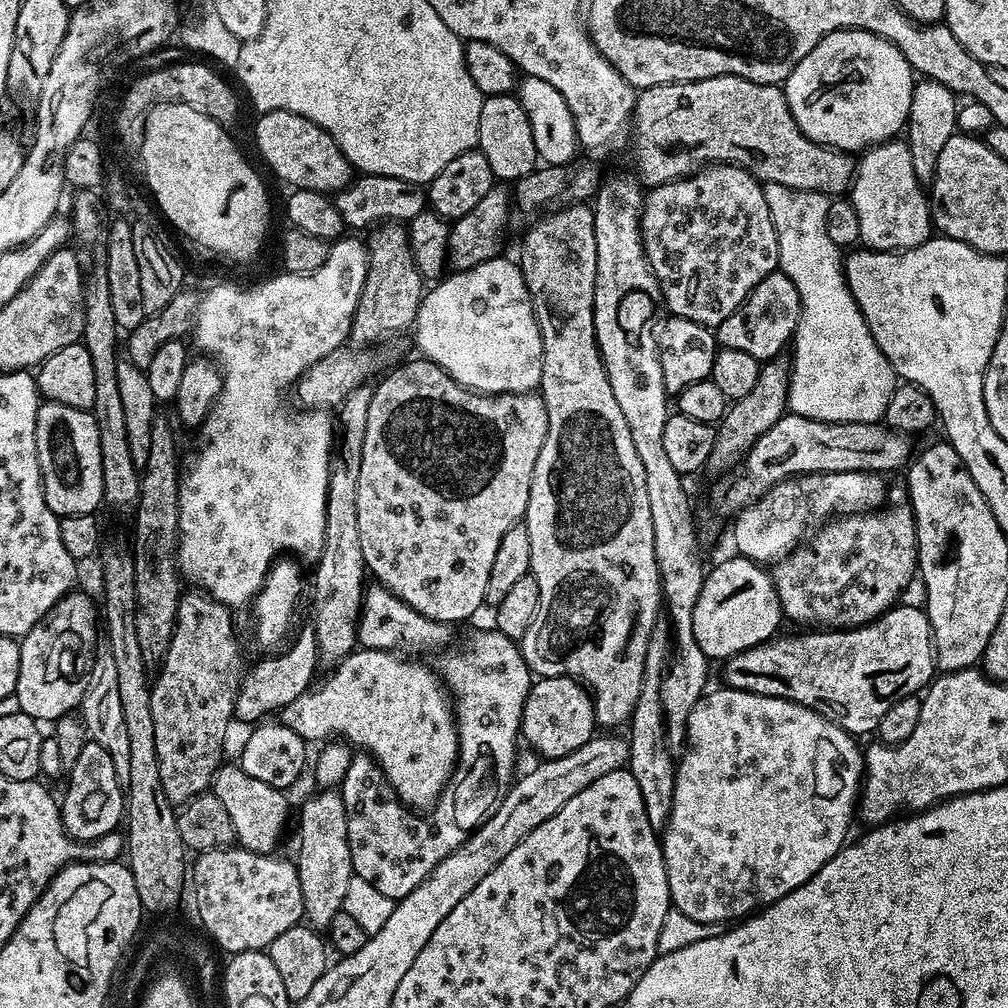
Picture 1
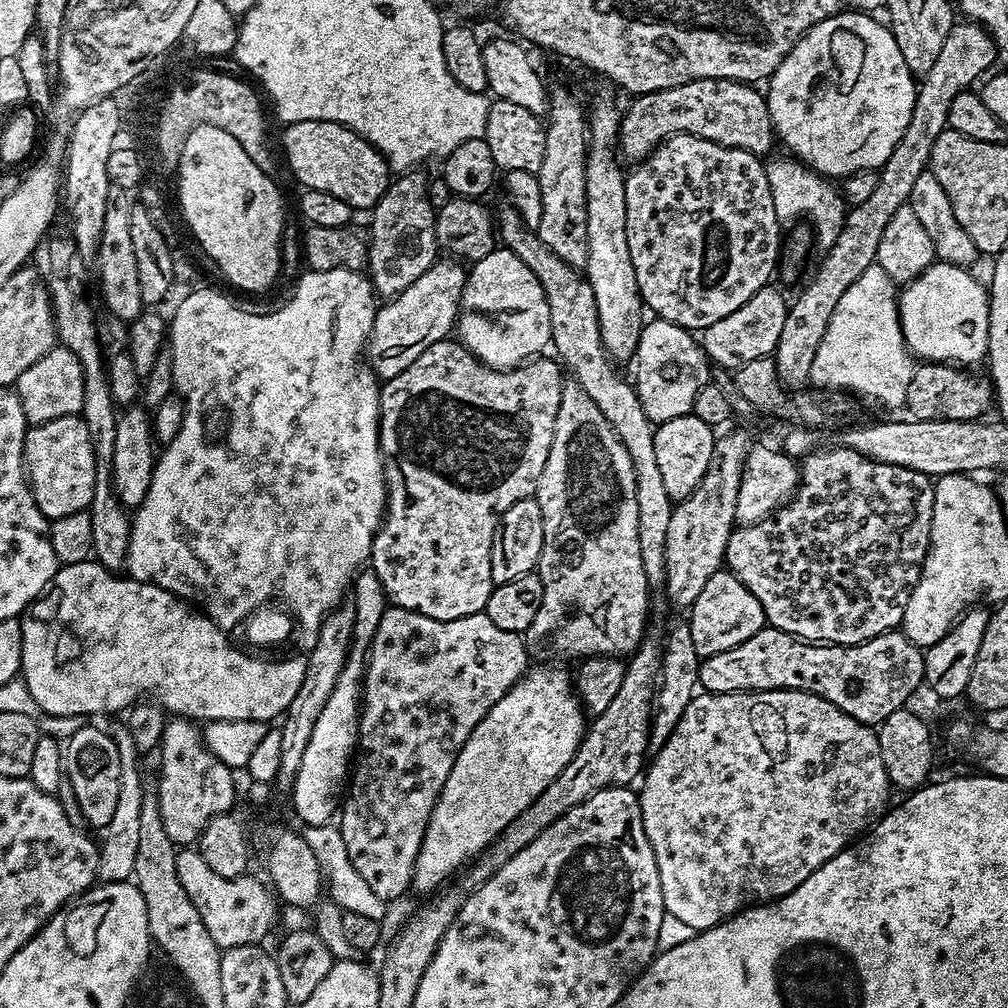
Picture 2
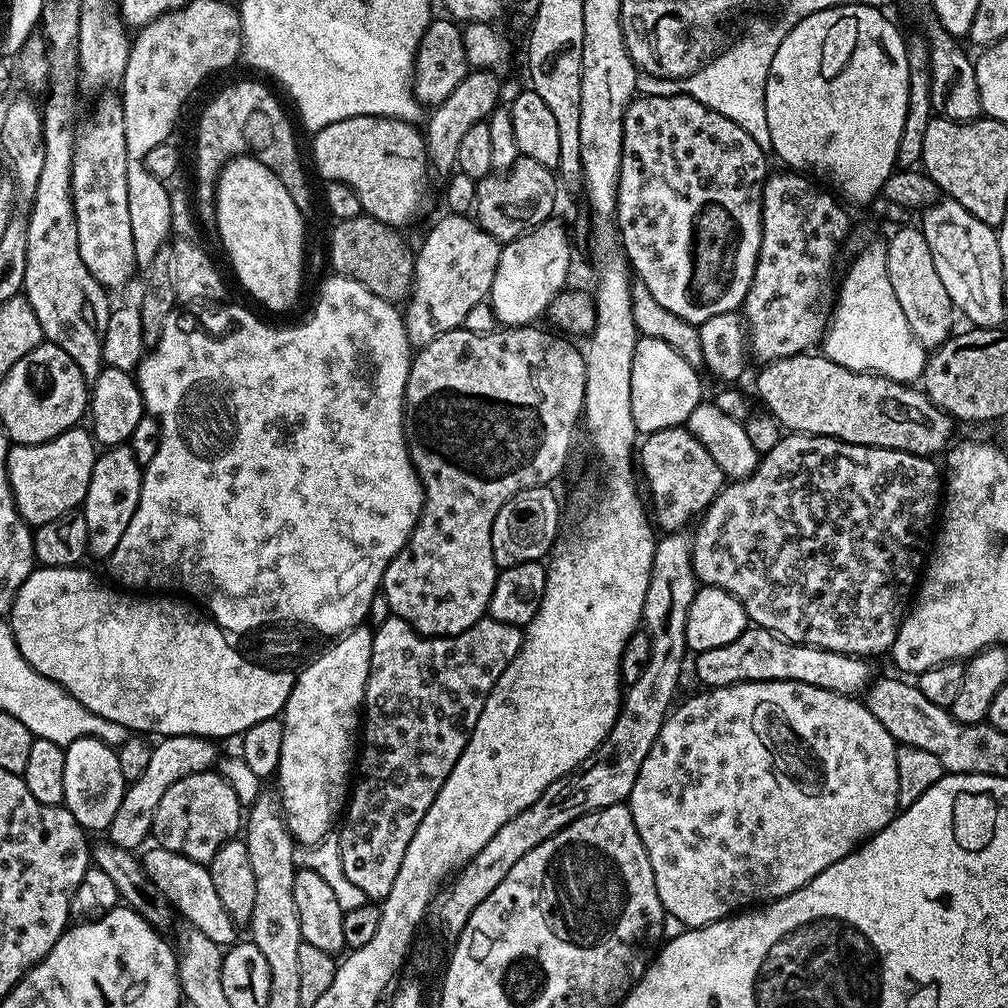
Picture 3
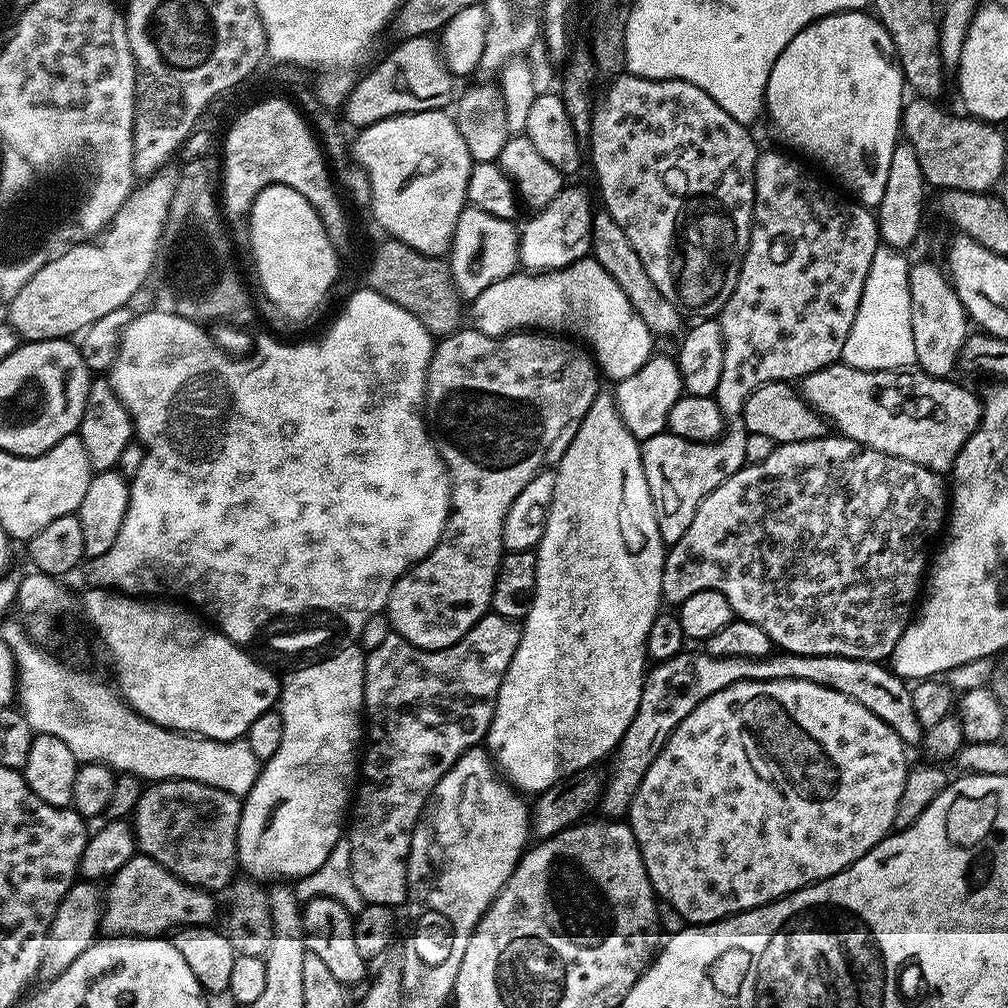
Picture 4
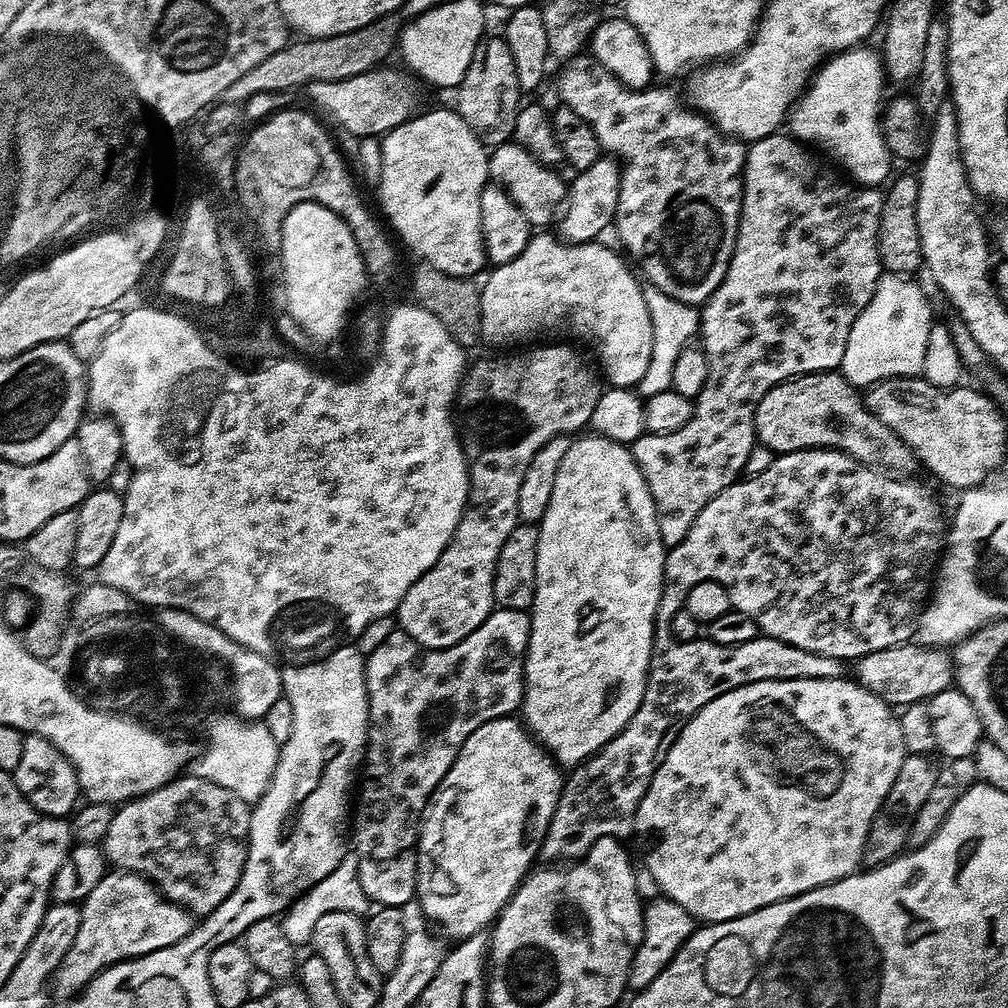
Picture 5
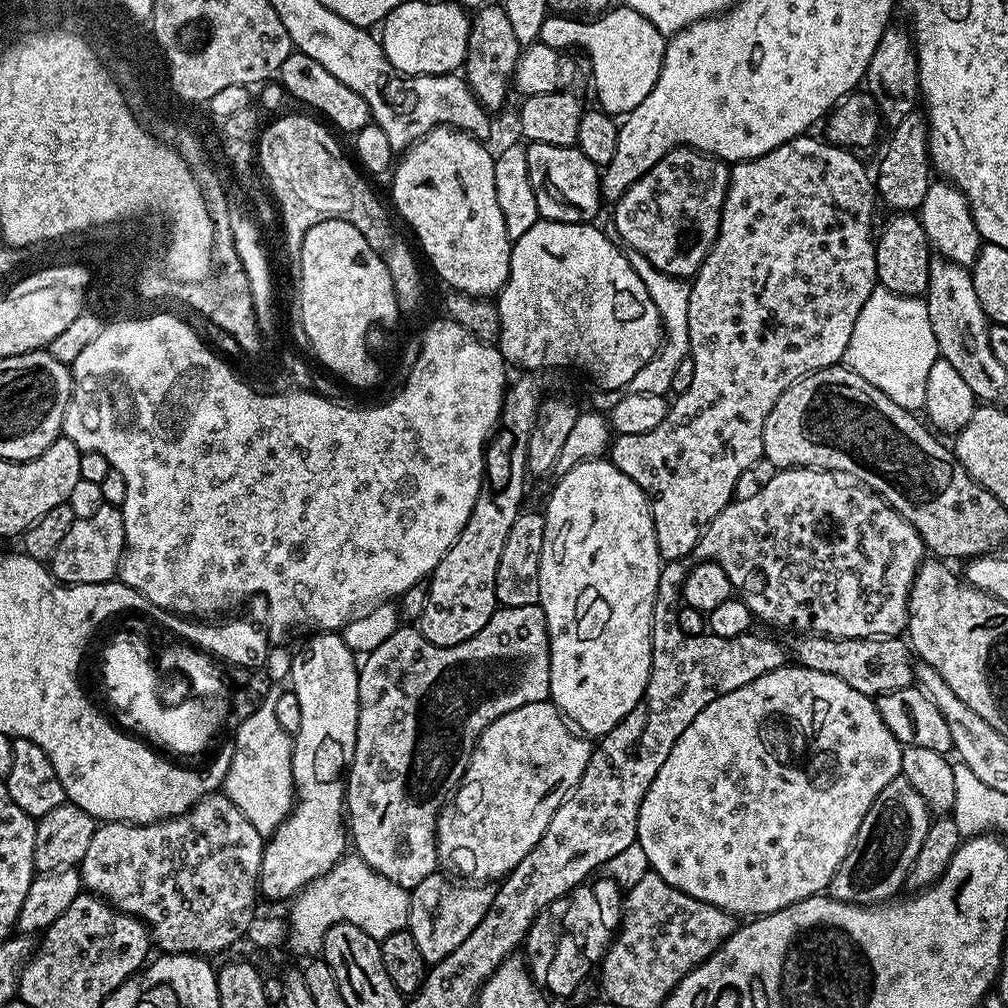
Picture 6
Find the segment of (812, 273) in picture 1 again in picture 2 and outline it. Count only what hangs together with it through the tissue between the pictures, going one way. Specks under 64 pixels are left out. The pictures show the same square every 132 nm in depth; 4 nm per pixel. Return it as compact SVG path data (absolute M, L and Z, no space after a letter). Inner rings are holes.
M773 155L771 158L764 160L764 169L766 170L766 182L770 182L770 198L774 198L774 214L778 214L778 218L783 222L785 225L792 226L795 225L797 222L803 221L805 218L807 220L807 223L811 225L811 227L814 229L814 240L817 245L821 244L821 249L826 250L831 246L831 244L836 240L836 235L840 233L840 227L844 225L844 218L846 215L846 201L841 195L839 191L836 192L834 189L831 188L829 181L825 179L825 177L821 176L819 172L812 171L811 168L808 167L807 164L801 164L799 160L795 158L787 158L788 160L783 160L782 157ZM871 264L862 270L862 278L842 294L830 318L830 326L826 326L822 346L818 346L818 354L814 354L811 383L844 394L857 392L888 408L900 410L905 407L907 390L917 365L900 329L897 285L880 264Z

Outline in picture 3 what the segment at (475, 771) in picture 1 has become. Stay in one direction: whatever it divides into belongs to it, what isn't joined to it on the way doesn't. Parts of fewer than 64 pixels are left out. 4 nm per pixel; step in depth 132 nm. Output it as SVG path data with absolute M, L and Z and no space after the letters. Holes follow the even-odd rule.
M391 614L385 617L380 625L375 625L372 634L370 674L362 709L362 755L338 828L342 870L346 870L346 878L372 902L382 901L390 894L390 886L398 874L398 866L402 866L406 846L410 846L410 838L418 830L418 822L426 818L426 810L430 810L438 790L442 790L442 782L454 770L454 762L458 762L490 690L494 690L494 682L502 678L502 670L510 666L524 640L524 633L517 625L491 618L480 620L457 636L429 638L415 632L402 618Z

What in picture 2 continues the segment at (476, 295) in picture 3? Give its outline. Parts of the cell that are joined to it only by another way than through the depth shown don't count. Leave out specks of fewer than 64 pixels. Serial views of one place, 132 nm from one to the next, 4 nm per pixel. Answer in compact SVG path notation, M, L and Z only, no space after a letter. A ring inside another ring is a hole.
M440 258L415 282L410 282L402 294L381 303L376 310L374 326L368 336L366 360L381 381L394 378L410 366L423 352L430 350L434 342L449 339L448 332L457 327L460 299L468 272L456 258Z

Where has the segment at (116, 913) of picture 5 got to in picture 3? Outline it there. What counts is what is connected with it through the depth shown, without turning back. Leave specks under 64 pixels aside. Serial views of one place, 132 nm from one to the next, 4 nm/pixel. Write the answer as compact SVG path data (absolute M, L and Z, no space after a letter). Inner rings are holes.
M152 846L148 853L142 856L145 874L156 884L173 909L182 917L185 916L191 927L196 928L210 942L221 946L231 946L237 943L238 925L226 914L226 906L222 906L222 898L218 898L218 890L214 890L214 878L210 878L208 865L199 864L182 854L174 854L174 850L166 850Z

